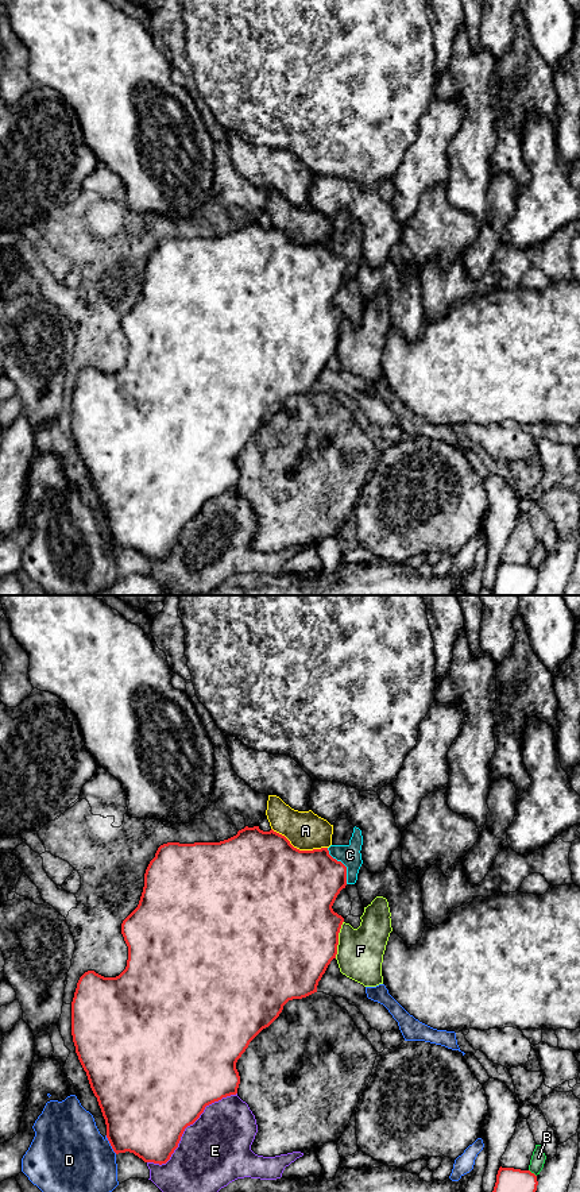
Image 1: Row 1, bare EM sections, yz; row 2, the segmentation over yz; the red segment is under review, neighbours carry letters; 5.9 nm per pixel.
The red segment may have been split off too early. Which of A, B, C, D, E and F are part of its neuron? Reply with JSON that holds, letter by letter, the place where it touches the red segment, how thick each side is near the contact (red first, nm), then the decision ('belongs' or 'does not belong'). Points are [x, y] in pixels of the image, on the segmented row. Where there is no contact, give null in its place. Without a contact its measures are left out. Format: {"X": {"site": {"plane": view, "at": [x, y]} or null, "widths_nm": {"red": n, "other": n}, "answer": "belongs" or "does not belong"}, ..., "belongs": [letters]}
{"A": {"site": {"plane": "yz", "at": [298, 849]}, "widths_nm": {"red": 500, "other": 240}, "answer": "does not belong"}, "B": {"site": {"plane": "yz", "at": [533, 1173]}, "widths_nm": {"red": 140, "other": 90}, "answer": "does not belong"}, "C": {"site": {"plane": "yz", "at": [343, 864]}, "widths_nm": {"red": 400, "other": 130}, "answer": "does not belong"}, "D": {"site": {"plane": "yz", "at": [111, 1145]}, "widths_nm": {"red": 440, "other": 440}, "answer": "does not belong"}, "E": {"site": {"plane": "yz", "at": [186, 1126]}, "widths_nm": {"red": 500, "other": 420}, "answer": "does not belong"}, "F": {"site": {"plane": "yz", "at": [337, 940]}, "widths_nm": {"red": 500, "other": 280}, "answer": "does not belong"}, "belongs": []}

